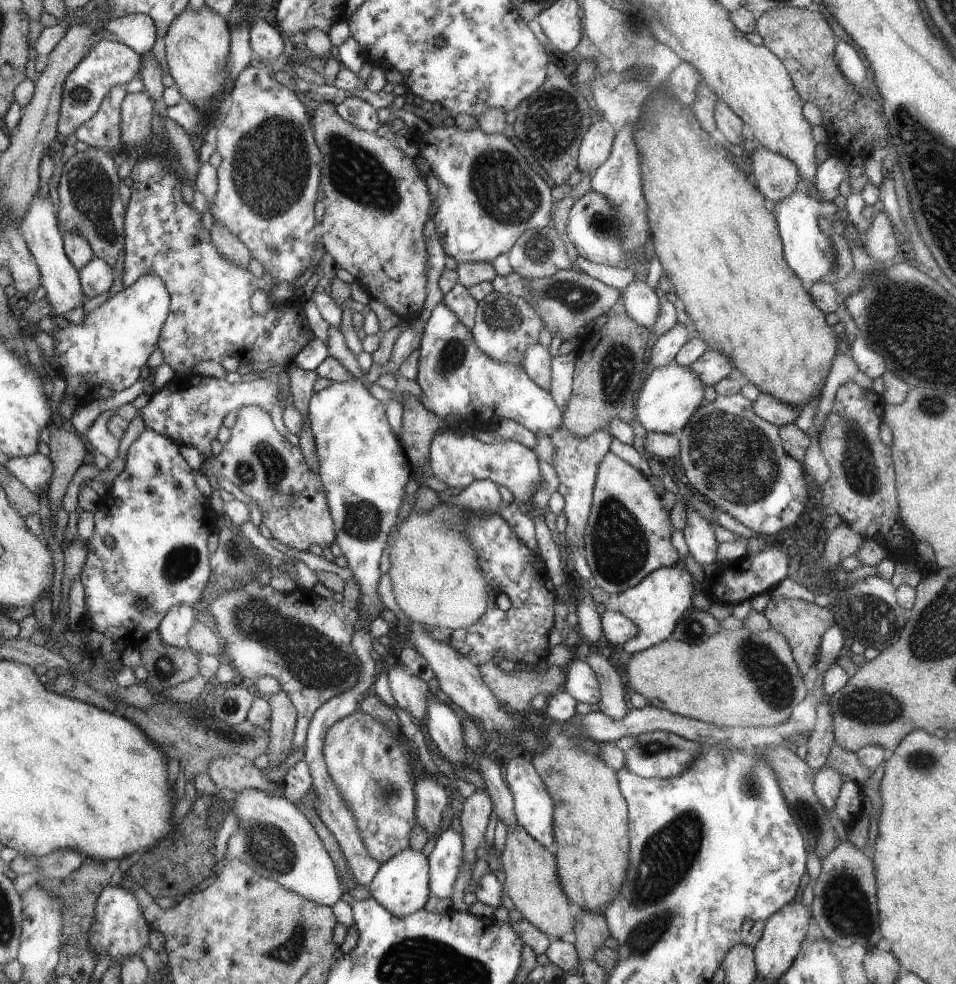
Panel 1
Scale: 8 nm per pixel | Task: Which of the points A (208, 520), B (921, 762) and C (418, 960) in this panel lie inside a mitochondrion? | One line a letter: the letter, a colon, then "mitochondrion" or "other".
A: other
B: mitochondrion
C: mitochondrion

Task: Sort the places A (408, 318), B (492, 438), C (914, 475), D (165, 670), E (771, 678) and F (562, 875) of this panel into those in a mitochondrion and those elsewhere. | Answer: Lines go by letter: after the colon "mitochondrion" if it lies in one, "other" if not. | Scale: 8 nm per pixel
A: other
B: other
C: other
D: mitochondrion
E: mitochondrion
F: other

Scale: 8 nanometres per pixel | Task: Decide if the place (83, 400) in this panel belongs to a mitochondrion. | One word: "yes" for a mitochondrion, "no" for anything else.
no

